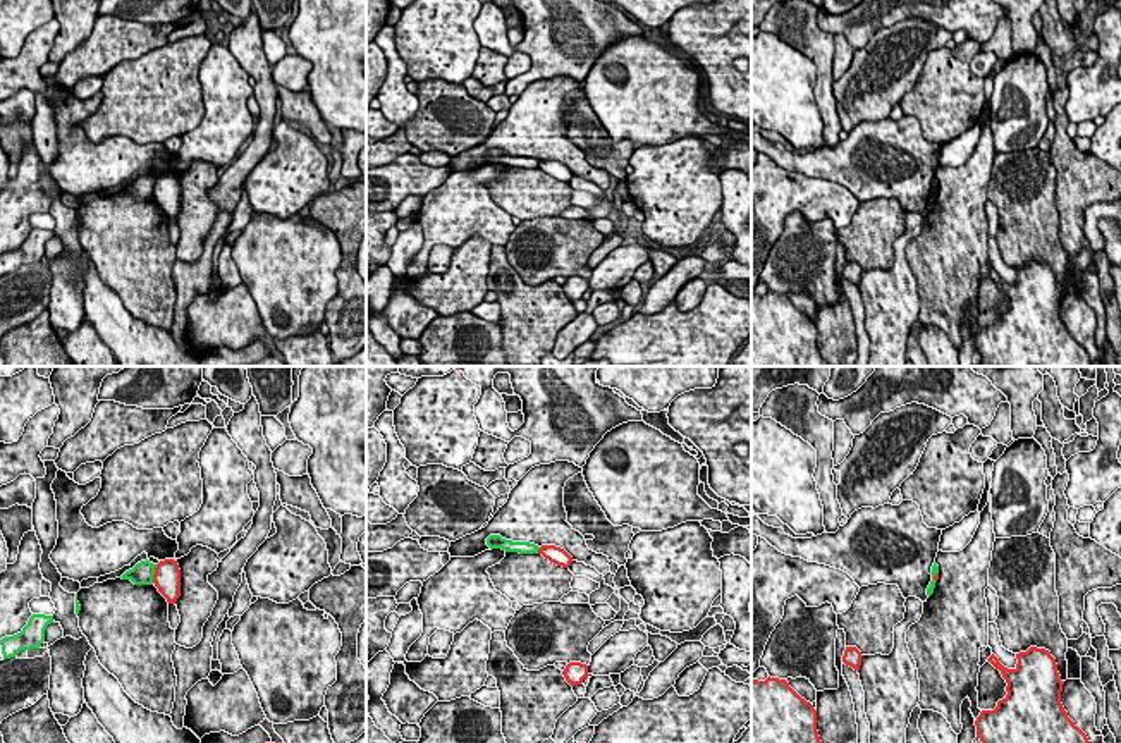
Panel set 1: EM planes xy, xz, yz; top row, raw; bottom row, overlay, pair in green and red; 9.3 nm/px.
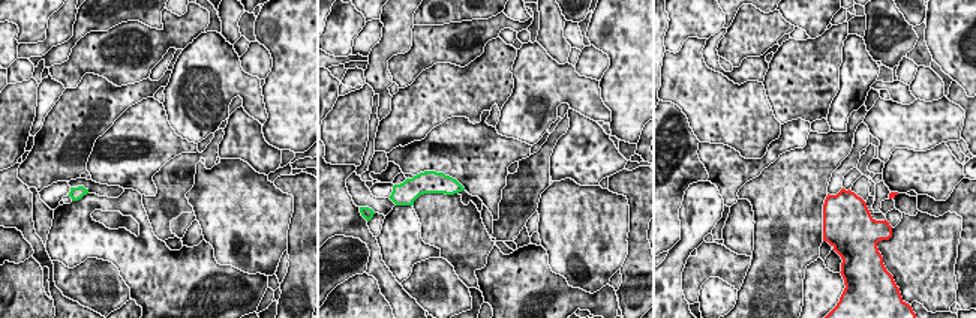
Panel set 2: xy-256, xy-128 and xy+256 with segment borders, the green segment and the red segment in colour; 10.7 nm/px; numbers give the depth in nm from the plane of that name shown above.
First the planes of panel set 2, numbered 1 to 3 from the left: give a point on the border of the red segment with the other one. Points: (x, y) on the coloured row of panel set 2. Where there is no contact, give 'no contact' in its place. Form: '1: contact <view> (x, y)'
1: no contact
2: no contact
3: no contact

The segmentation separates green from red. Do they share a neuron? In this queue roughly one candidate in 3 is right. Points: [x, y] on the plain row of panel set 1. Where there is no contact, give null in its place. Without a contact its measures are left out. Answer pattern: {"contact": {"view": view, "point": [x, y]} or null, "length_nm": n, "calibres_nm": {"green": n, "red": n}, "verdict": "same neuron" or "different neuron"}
{"contact": {"view": "xy", "point": [153, 188]}, "length_nm": 180, "calibres_nm": {"green": 200, "red": 260}, "verdict": "different neuron"}

